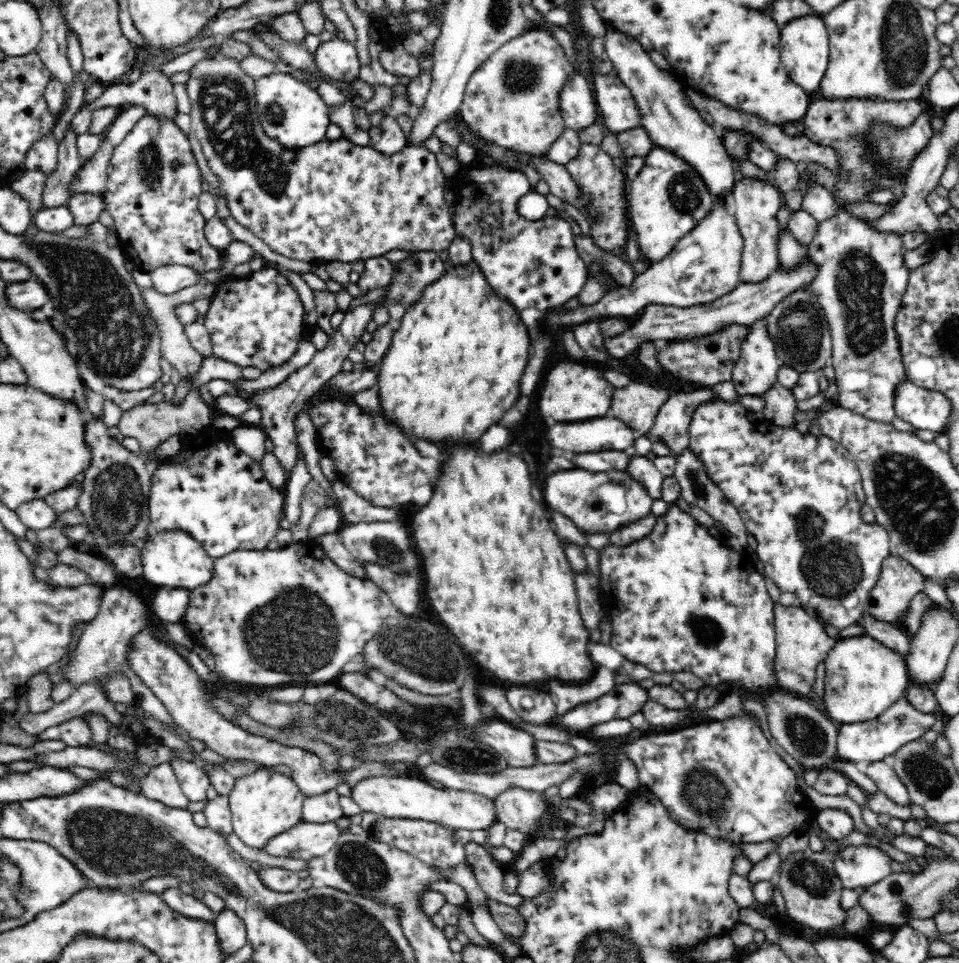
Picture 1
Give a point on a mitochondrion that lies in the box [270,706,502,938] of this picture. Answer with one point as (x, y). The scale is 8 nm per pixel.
(360, 865)

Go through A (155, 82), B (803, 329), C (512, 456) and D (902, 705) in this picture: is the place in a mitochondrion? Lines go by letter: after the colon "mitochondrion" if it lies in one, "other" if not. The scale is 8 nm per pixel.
A: other
B: mitochondrion
C: other
D: other

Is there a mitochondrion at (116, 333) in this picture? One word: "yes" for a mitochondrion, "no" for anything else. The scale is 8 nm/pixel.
yes

